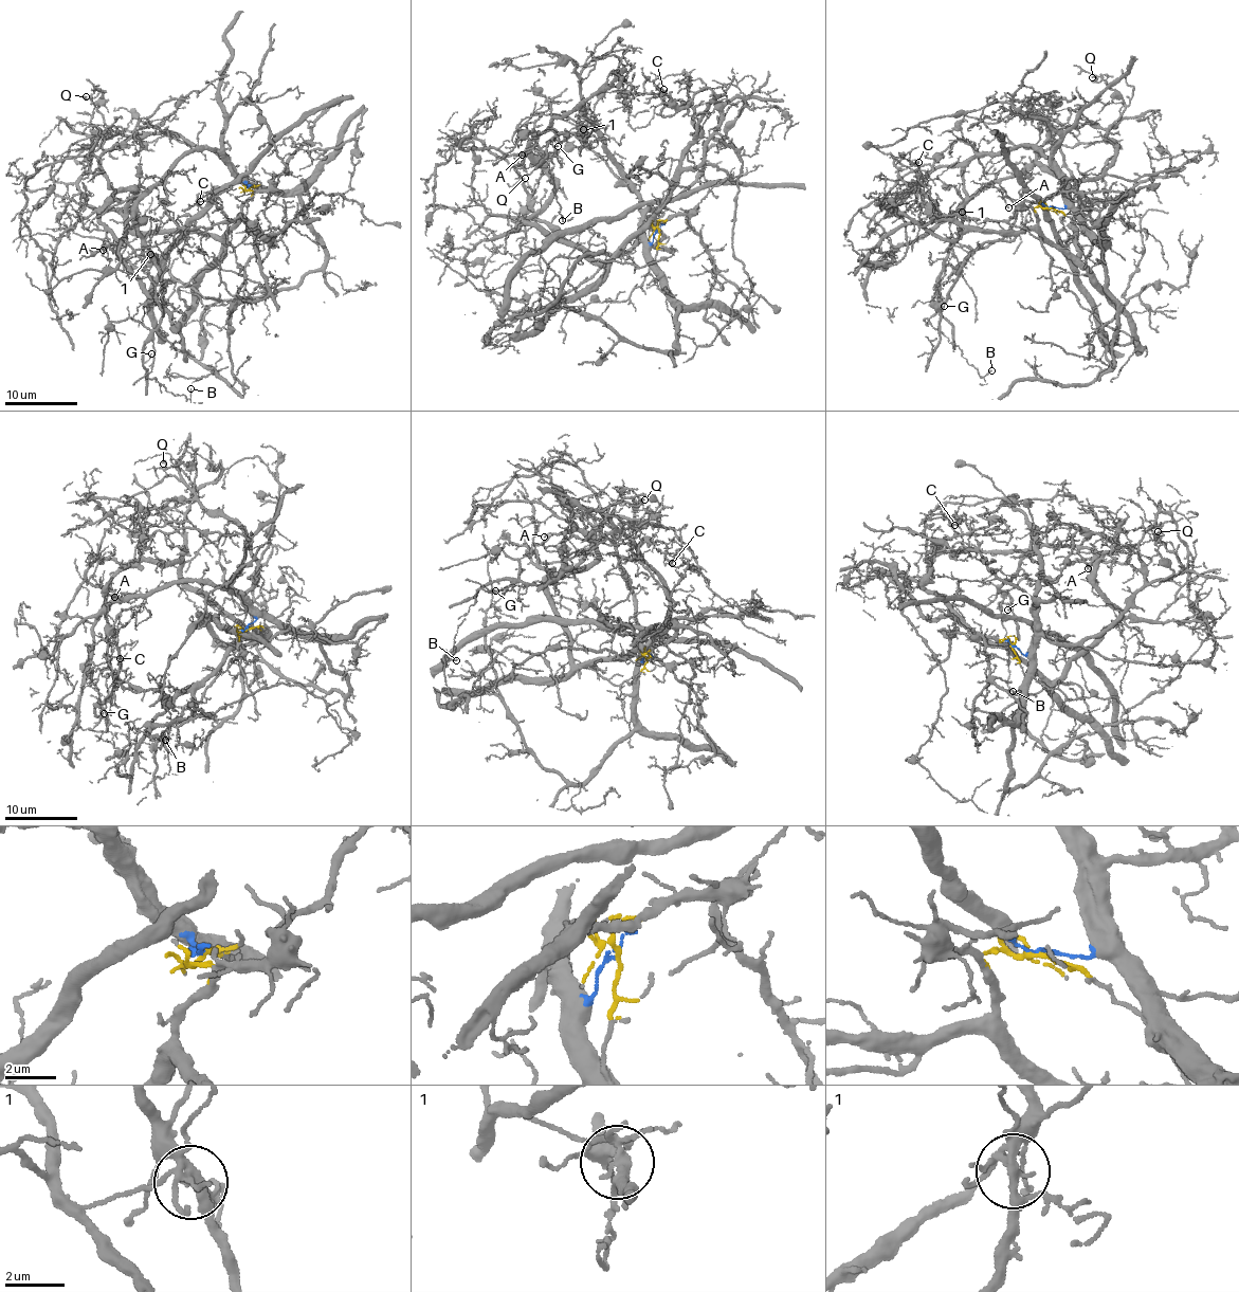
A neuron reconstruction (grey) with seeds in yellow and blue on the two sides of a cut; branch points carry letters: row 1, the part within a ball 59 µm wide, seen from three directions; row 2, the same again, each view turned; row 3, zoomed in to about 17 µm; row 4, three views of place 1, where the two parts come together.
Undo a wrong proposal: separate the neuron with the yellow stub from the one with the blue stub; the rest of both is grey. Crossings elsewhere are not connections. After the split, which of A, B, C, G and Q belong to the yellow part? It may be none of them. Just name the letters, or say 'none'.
A, C

